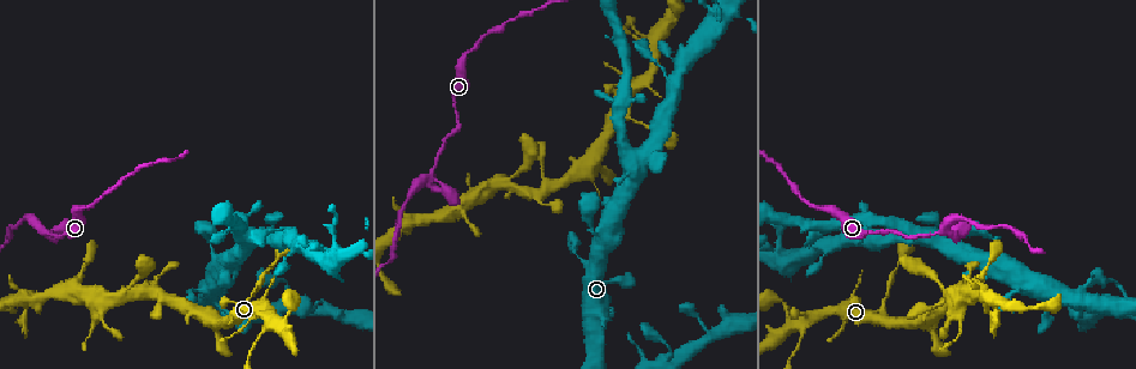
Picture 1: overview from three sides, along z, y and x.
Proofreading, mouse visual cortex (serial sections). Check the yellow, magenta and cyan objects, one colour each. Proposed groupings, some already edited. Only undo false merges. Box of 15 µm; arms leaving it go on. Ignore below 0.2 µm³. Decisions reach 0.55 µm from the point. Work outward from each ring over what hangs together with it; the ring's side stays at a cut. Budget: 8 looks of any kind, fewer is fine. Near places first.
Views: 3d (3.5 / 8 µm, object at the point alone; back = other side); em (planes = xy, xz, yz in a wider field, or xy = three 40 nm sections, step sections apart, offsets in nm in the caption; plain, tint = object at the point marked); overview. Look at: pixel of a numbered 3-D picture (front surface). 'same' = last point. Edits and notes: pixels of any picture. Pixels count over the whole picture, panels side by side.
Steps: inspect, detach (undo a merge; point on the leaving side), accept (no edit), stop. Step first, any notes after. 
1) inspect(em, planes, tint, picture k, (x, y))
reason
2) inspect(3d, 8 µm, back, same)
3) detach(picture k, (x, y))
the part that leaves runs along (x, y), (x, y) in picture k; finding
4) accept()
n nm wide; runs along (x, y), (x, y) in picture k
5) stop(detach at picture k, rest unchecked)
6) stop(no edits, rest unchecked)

inspect(3d, 3.5 µm, picture 1, (804, 333))

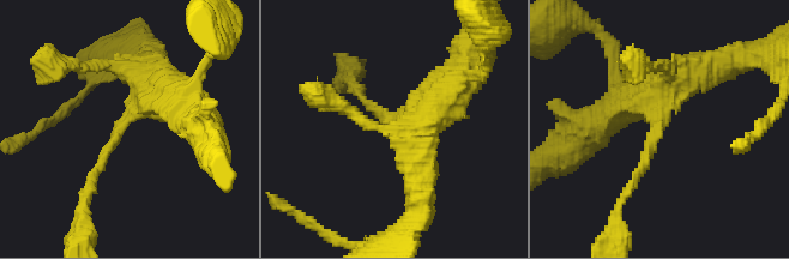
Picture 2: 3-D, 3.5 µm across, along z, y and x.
inspect(em, xy, step 3, tint, picture 2, (128, 117))
3 arms; arms of 150, 500, 500 nm; need the tissue

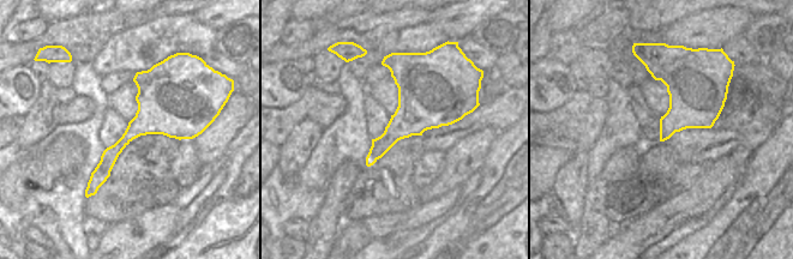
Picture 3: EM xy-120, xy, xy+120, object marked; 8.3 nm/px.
accept()
runs along (698, 71), (661, 90), (633, 182) in picture 2; continuous, no second cell

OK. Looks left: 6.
inspect(3d, 3.5 µm, picture 1, (721, 21))
abrupt turn

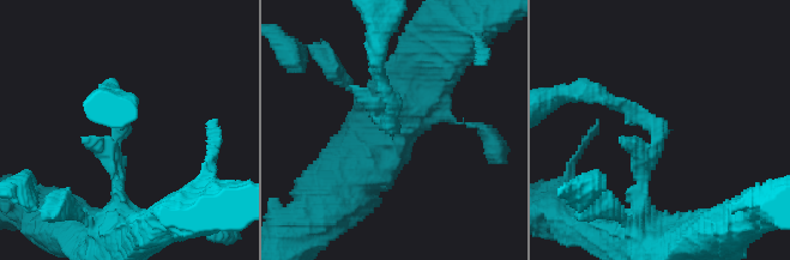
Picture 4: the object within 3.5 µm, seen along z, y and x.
accept()
runs along (640, 204), (659, 131), (595, 90) in picture 4; one cell here

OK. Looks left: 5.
stop(no edits, rest unchecked)

